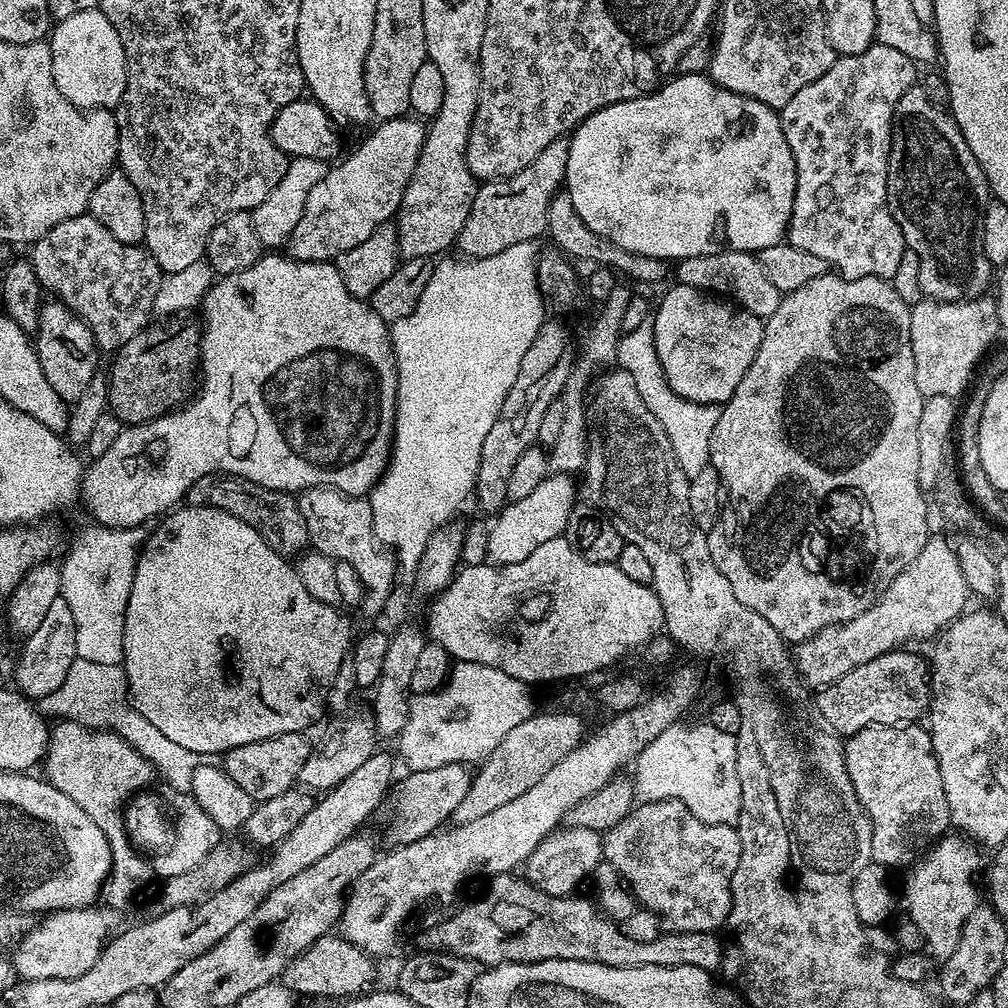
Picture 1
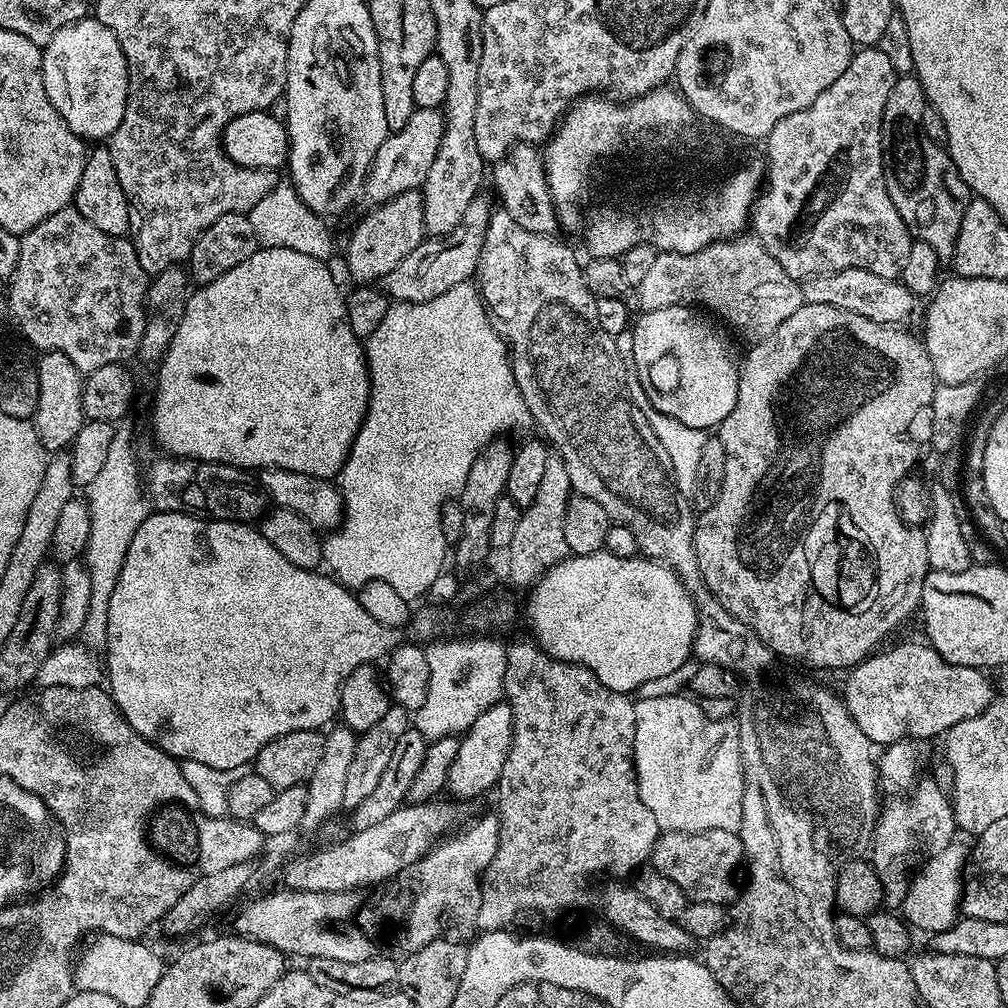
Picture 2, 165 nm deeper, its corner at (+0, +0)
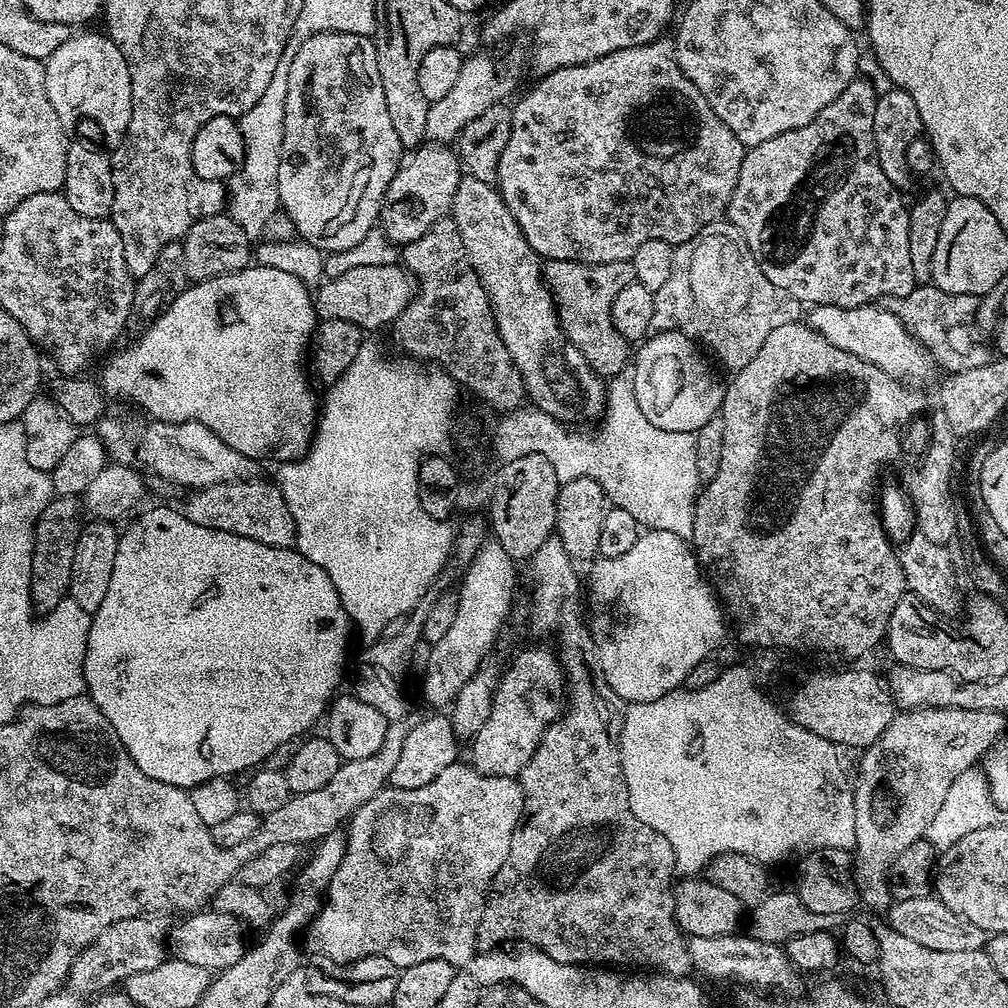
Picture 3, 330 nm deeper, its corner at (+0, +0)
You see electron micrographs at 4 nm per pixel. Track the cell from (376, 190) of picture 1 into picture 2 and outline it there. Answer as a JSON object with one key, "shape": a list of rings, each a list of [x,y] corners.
{"shape":[[[417,108],[410,122],[402,126],[402,130],[389,132],[382,146],[378,146],[378,154],[364,178],[363,195],[368,195],[373,205],[378,205],[403,192],[423,189],[426,174],[430,174],[430,166],[434,162],[434,154],[438,154],[443,129],[443,111],[435,108]]]}

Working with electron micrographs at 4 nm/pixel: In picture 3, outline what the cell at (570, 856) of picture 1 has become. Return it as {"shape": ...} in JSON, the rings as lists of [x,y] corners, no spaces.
{"shape":[[[729,934],[714,938],[688,936],[688,953],[693,969],[716,980],[742,980],[756,990],[775,990],[780,994],[792,994],[799,986],[801,977],[794,971],[779,944],[762,942],[749,934]]]}

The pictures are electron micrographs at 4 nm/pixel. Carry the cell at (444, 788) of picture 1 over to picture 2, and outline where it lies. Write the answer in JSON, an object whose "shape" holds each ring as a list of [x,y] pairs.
{"shape":[[[507,702],[491,704],[472,724],[467,732],[459,737],[458,755],[450,766],[447,791],[453,792],[460,800],[472,800],[483,792],[488,792],[500,783],[502,766],[506,766],[506,754],[512,745],[512,708]]]}

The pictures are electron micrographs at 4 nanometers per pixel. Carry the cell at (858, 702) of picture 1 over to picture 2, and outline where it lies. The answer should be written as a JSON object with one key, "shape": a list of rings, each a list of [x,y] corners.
{"shape":[[[927,642],[896,644],[885,652],[880,651],[873,651],[867,660],[860,661],[845,675],[848,677],[844,680],[842,691],[842,699],[850,718],[854,718],[858,730],[862,730],[862,734],[866,734],[873,745],[887,746],[900,740],[921,742],[931,736],[943,737],[954,726],[958,726],[958,722],[966,722],[966,718],[982,714],[982,710],[986,710],[986,706],[993,702],[994,688],[992,692],[987,671],[946,662]]]}

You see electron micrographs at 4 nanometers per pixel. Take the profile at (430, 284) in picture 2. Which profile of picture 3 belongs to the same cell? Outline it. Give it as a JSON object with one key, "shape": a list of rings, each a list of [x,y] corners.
{"shape":[[[399,263],[386,266],[354,266],[354,270],[346,270],[346,274],[329,275],[315,289],[314,303],[320,320],[354,322],[362,330],[384,327],[387,329],[399,318],[402,310],[406,310],[413,295],[414,277]]]}

